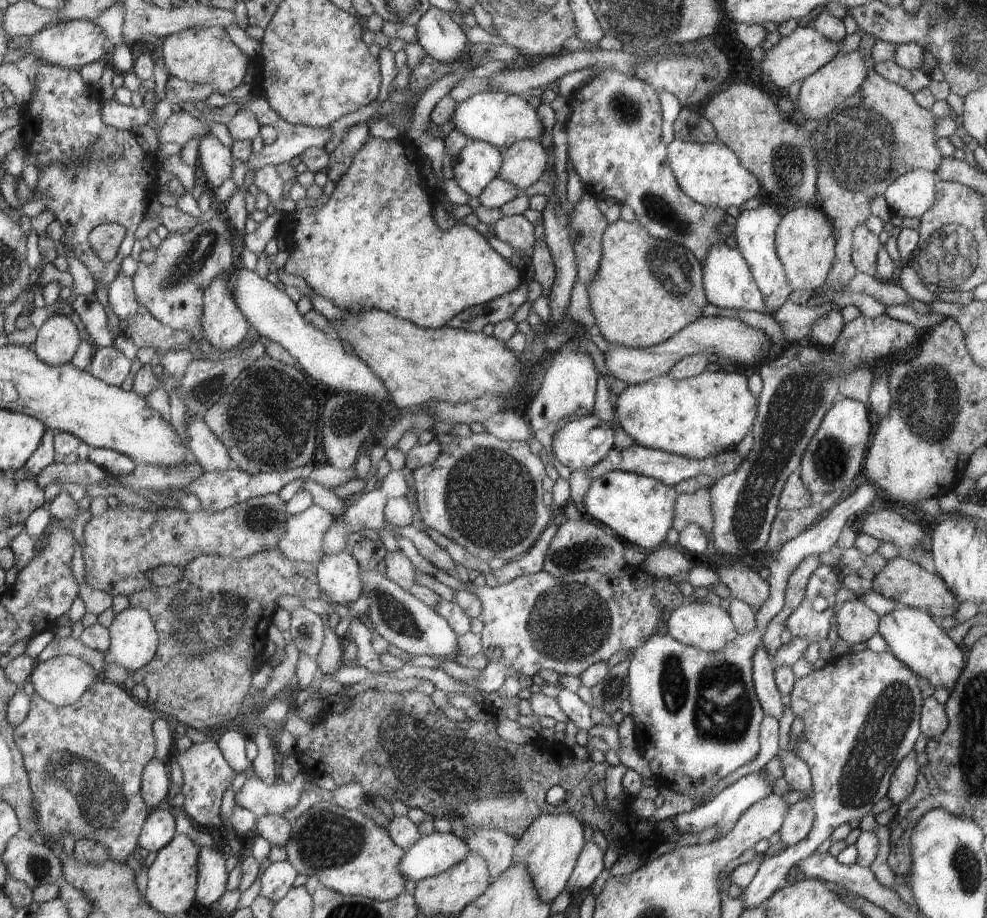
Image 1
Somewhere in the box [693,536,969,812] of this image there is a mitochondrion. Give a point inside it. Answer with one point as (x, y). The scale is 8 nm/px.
(885, 727)

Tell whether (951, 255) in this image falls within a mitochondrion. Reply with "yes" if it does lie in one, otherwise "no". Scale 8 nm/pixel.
yes

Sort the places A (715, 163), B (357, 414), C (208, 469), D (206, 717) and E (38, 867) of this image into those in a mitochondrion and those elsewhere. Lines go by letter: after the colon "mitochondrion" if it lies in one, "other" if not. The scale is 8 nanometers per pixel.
A: other
B: mitochondrion
C: other
D: other
E: mitochondrion

